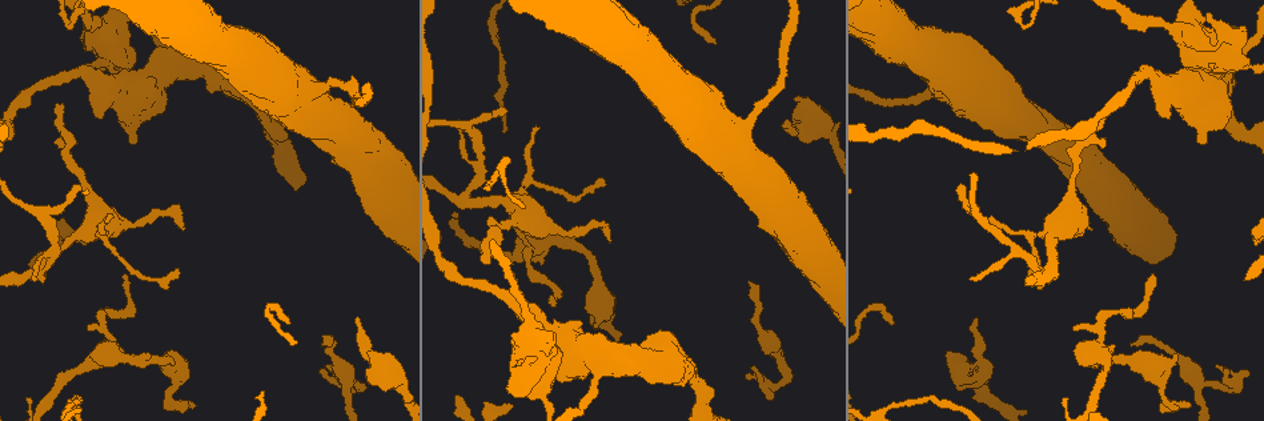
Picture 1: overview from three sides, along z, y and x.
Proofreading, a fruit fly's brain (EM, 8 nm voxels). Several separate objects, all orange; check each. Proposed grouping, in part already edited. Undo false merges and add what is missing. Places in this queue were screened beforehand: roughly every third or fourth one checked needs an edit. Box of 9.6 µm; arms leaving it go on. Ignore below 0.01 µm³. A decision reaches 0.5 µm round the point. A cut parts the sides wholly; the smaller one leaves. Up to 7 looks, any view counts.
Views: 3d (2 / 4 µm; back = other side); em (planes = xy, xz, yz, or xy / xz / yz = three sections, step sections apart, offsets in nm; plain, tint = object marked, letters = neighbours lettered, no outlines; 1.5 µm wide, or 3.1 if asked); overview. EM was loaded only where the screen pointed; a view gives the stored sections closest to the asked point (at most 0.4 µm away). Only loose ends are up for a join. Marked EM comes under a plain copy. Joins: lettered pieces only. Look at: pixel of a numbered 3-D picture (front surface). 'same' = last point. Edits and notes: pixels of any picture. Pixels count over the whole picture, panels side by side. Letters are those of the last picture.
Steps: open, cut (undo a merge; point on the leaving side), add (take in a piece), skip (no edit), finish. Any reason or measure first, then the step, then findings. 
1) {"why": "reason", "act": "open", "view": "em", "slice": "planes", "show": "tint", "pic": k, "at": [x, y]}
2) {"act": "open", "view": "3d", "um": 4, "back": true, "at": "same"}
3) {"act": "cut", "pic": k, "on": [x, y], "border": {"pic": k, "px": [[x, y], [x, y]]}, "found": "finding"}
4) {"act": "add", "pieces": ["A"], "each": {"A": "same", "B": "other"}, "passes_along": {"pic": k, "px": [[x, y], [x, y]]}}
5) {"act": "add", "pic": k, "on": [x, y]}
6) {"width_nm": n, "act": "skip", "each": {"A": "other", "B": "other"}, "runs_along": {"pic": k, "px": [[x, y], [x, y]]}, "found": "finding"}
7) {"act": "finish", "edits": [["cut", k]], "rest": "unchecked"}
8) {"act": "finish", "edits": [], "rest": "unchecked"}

{"why": "abrupt turn", "act": "open", "view": "3d", "um": 2, "pic": 1, "at": [1015, 253]}

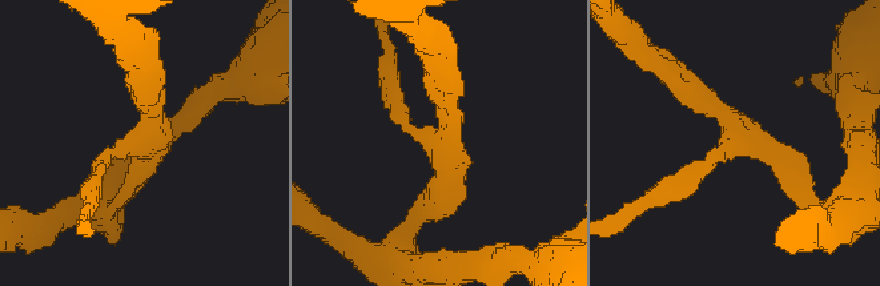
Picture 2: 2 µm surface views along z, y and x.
{"act": "open", "view": "em", "slice": "xz", "step": 8, "show": "tint", "pic": 2, "at": [133, 146]}

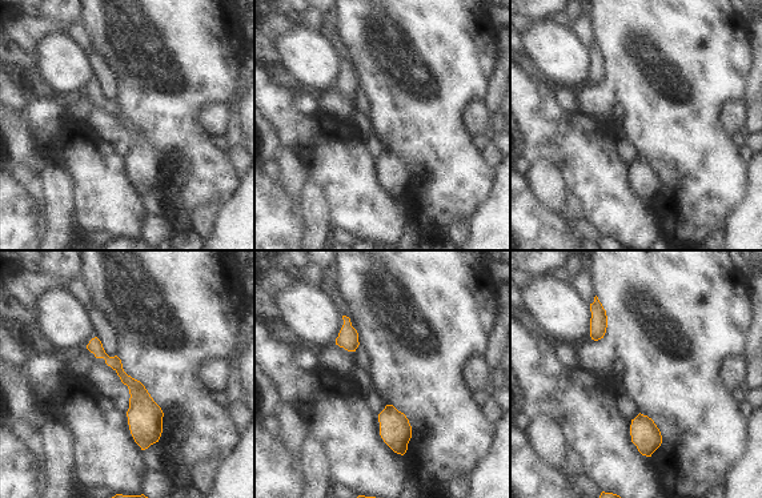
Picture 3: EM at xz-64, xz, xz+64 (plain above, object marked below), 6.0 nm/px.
{"act": "open", "view": "em", "slice": "planes", "show": "letters", "at": "same"}

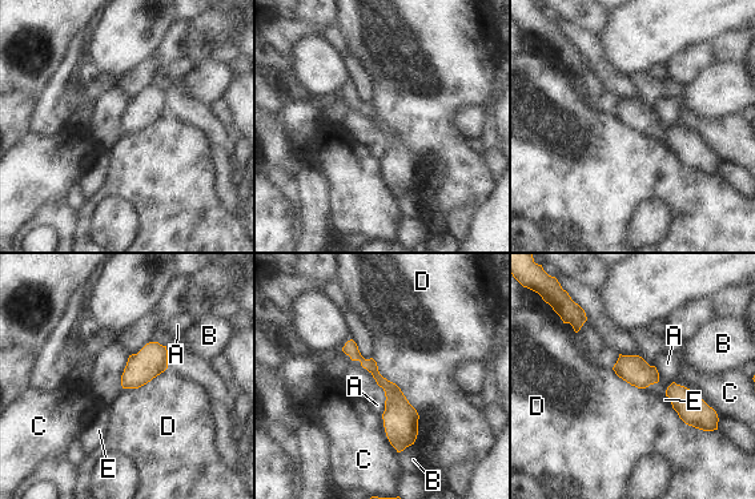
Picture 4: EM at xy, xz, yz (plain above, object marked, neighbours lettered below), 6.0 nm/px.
{"width_nm": 120, "act": "skip", "each": {"A": "other", "B": "other", "C": "other", "D": "other", "E": "other"}, "border": {"pic": 4, "px": [[378, 385], [385, 397], [382, 414]]}, "found": "one cell here"}

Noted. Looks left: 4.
{"why": "branch stops here", "act": "open", "view": "em", "slice": "xz", "step": 4, "show": "letters", "pic": 1, "at": [552, 300]}

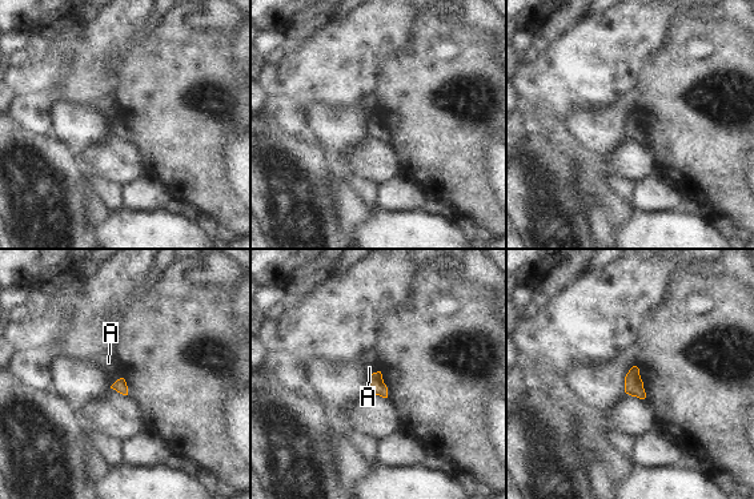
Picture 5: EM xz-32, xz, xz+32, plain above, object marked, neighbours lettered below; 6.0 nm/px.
{"act": "open", "view": "em", "slice": "xy", "step": 4, "show": "letters", "at": "same"}

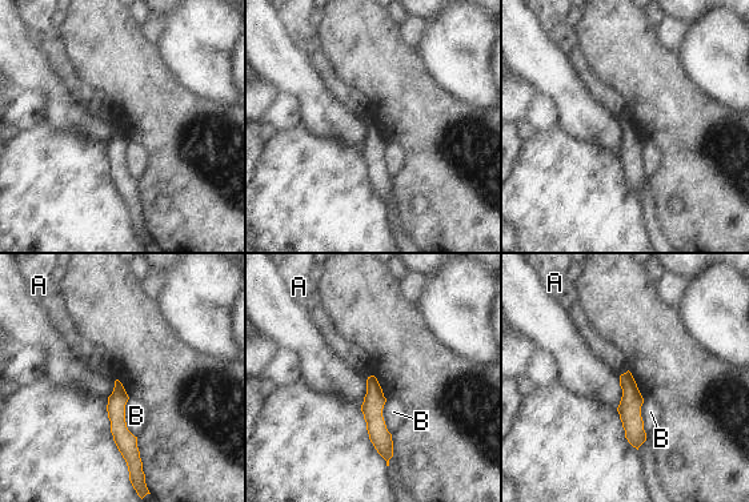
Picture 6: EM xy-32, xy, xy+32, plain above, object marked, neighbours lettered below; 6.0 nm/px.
{"width_nm": 110, "longest_contact_nm": ["B", 240], "act": "skip", "each": {"A": "other", "B": "other"}, "found": "no lettered piece goes on from it"}

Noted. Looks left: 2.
{"why": "branch stops here", "act": "open", "view": "3d", "um": 4, "back": true, "pic": 1, "at": [457, 394]}

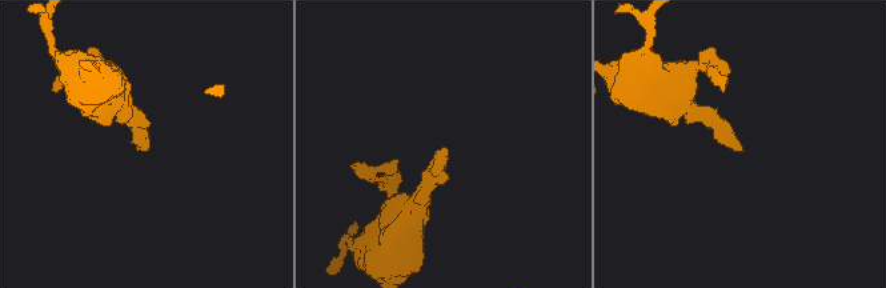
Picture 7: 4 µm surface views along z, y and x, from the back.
{"why": "shape alone is not enough", "act": "open", "view": "em", "slice": "planes", "show": "letters", "pic": 7, "at": [144, 147]}

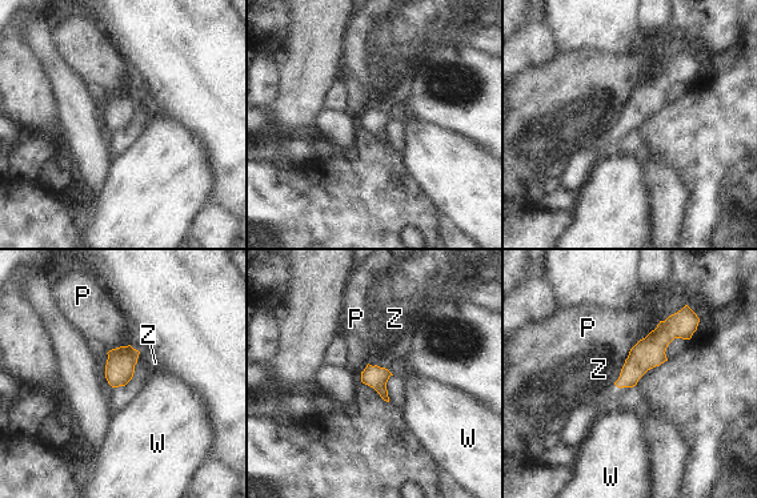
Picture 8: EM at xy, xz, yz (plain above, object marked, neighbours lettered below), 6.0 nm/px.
{"act": "skip", "each": {"P": "other", "W": "other", "Z": "other"}, "found": "no lettered piece goes on from it"}

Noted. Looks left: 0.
{"act": "finish", "edits": [], "rest": "unchecked"}

